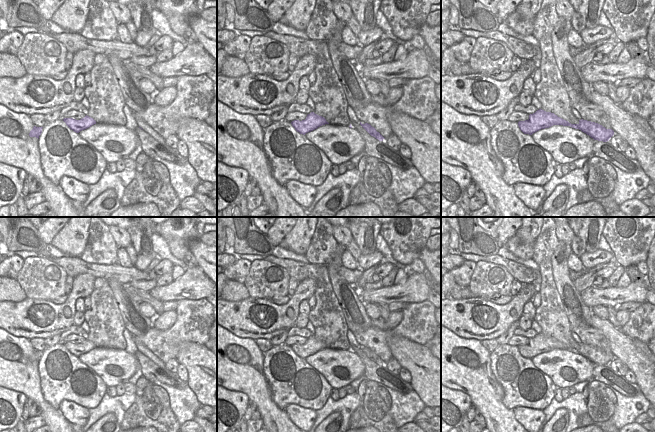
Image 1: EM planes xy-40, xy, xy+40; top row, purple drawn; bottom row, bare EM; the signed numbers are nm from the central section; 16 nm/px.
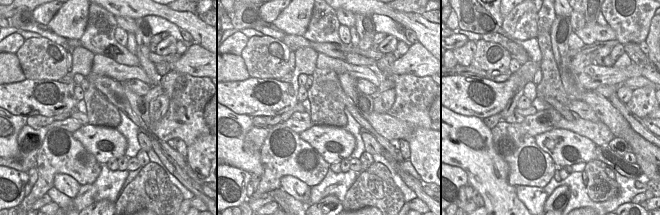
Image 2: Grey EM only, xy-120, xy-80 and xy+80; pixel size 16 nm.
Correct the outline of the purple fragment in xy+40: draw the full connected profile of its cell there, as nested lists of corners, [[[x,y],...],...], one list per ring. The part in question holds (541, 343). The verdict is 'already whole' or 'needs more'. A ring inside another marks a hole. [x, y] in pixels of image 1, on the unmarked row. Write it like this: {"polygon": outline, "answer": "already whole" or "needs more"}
{"polygon": [[[542,333],[530,338],[528,344],[518,346],[520,354],[524,358],[529,359],[553,349],[570,350],[572,352],[579,353],[594,364],[603,366],[609,365],[609,363],[614,359],[614,355],[612,353],[606,353],[598,347],[581,343],[578,348],[571,348],[554,337],[546,336]]], "answer": "already whole"}

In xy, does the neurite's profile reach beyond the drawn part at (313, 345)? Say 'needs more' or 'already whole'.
already whole

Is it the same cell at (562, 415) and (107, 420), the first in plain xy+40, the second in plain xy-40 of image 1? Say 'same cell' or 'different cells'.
same cell

